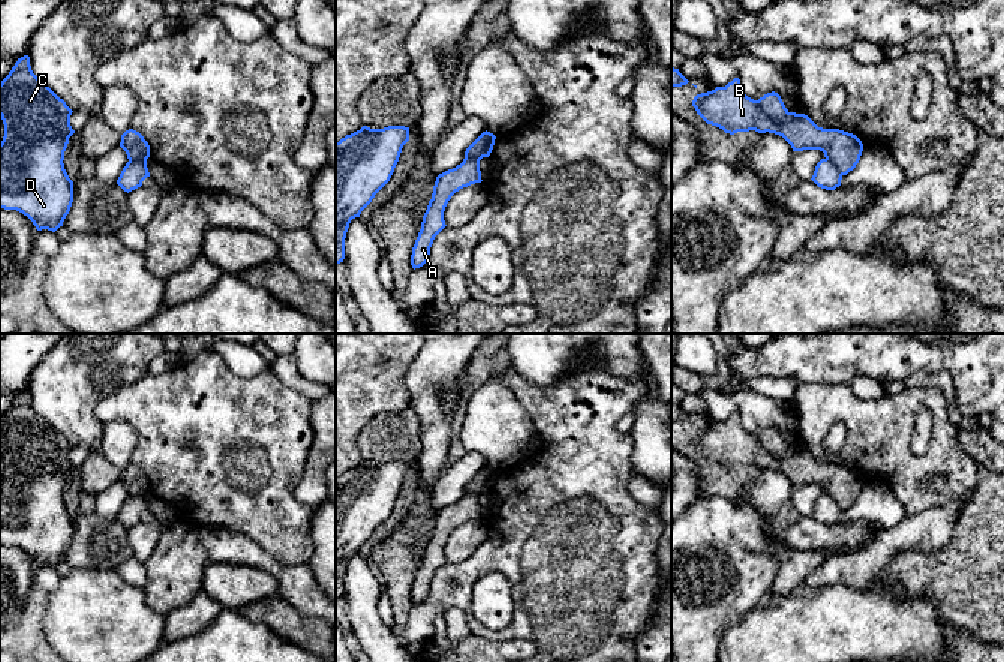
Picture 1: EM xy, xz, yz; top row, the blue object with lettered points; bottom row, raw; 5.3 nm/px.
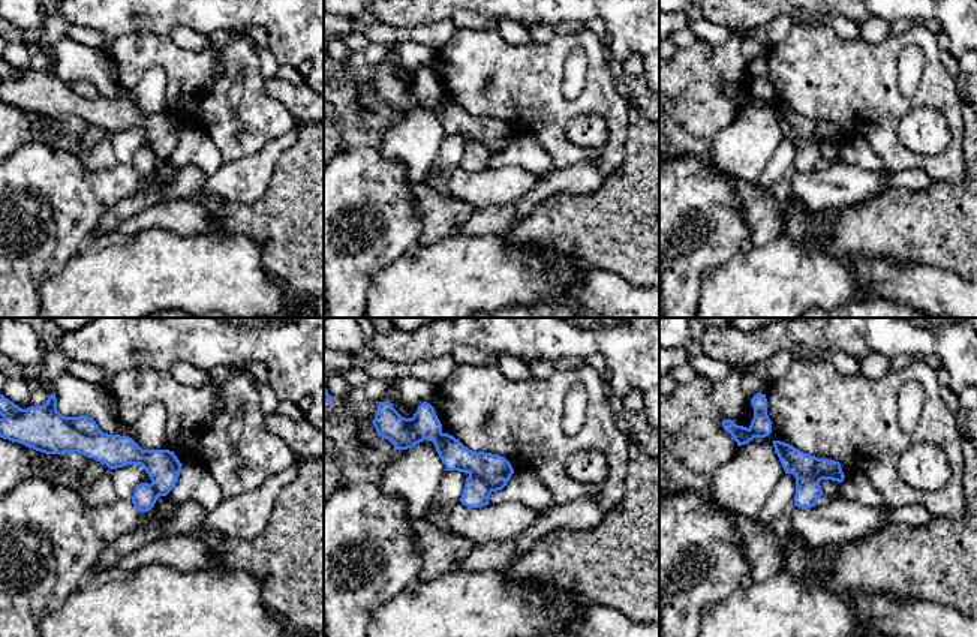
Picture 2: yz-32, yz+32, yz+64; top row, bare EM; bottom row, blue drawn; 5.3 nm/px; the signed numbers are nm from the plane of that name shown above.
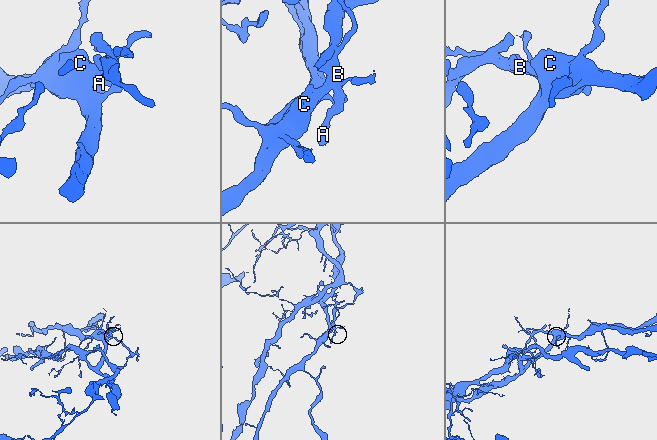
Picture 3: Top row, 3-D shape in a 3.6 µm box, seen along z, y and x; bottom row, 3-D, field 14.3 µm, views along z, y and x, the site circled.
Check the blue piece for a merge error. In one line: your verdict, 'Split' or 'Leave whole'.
Split

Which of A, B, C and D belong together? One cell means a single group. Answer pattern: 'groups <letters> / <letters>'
groups A B / C D

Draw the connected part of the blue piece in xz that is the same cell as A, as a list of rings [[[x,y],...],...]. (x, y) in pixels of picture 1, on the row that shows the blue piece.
[[[465,157],[460,165],[436,177],[432,199],[429,201],[421,229],[412,247],[411,265],[414,270],[427,262],[435,237],[447,226],[444,211],[451,196],[463,187],[483,181],[480,160]]]

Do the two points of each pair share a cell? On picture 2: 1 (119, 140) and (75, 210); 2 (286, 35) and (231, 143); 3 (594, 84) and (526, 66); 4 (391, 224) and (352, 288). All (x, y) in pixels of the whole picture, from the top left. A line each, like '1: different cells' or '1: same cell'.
1: different cells
2: different cells
3: same cell
4: same cell

